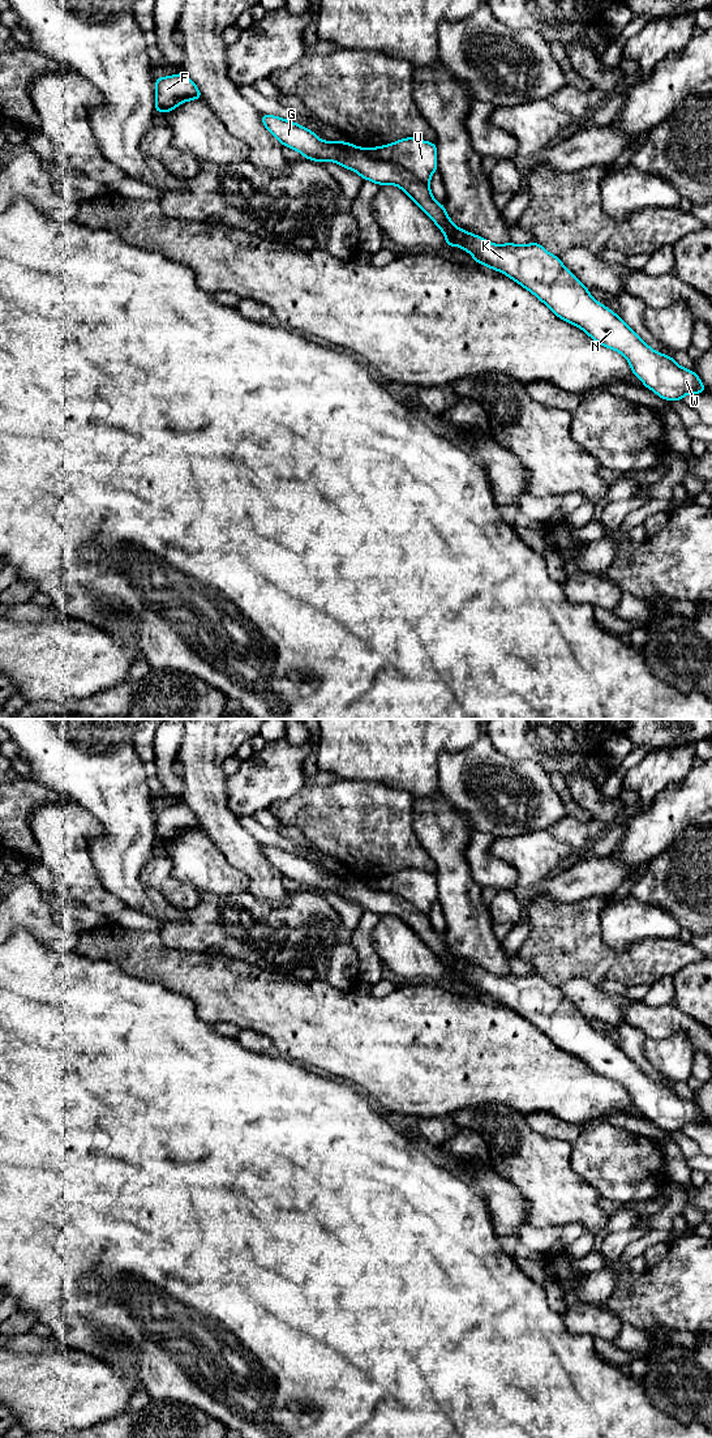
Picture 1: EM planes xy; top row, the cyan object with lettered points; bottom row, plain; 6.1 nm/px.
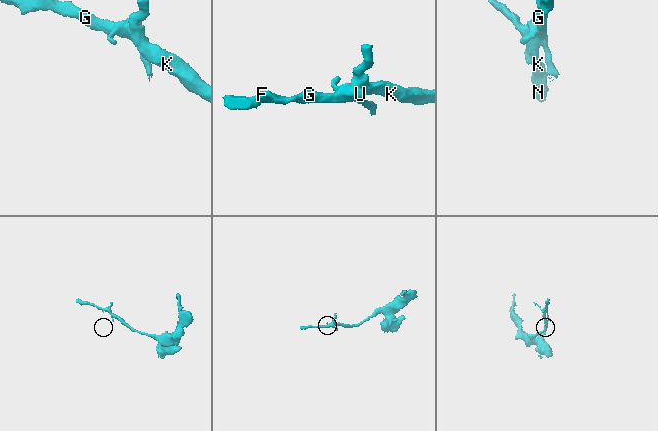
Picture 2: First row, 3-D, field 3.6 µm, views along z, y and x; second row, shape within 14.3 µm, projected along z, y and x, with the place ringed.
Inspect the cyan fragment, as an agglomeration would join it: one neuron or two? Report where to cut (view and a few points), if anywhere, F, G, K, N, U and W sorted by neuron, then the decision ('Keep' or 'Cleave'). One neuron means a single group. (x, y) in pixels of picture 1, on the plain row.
Split along xy (367, 880), (372, 887), (397, 893), (428, 915). Groups: F G K N W / U. Cleave

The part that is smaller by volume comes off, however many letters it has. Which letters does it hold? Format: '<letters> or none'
U

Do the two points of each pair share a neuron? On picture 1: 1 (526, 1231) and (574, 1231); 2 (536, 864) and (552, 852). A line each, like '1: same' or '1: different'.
1: same
2: same

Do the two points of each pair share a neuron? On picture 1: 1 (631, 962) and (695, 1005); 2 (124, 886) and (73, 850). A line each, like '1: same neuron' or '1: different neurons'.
1: different neurons
2: different neurons

